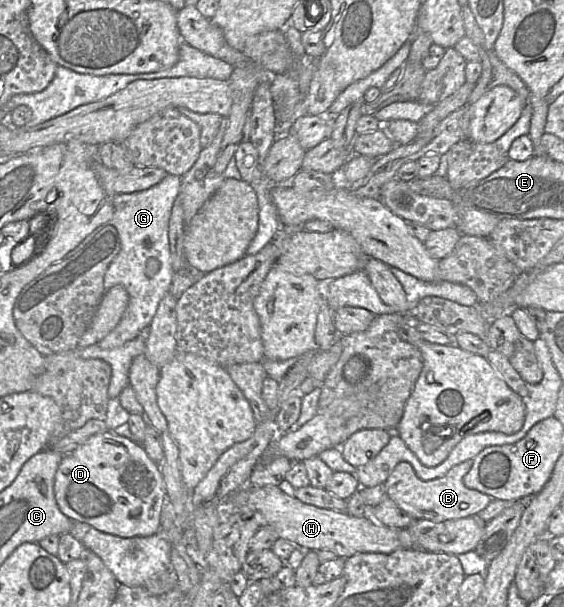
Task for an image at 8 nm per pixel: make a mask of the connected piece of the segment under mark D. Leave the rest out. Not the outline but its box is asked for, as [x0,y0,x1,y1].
[54,429,166,538]

